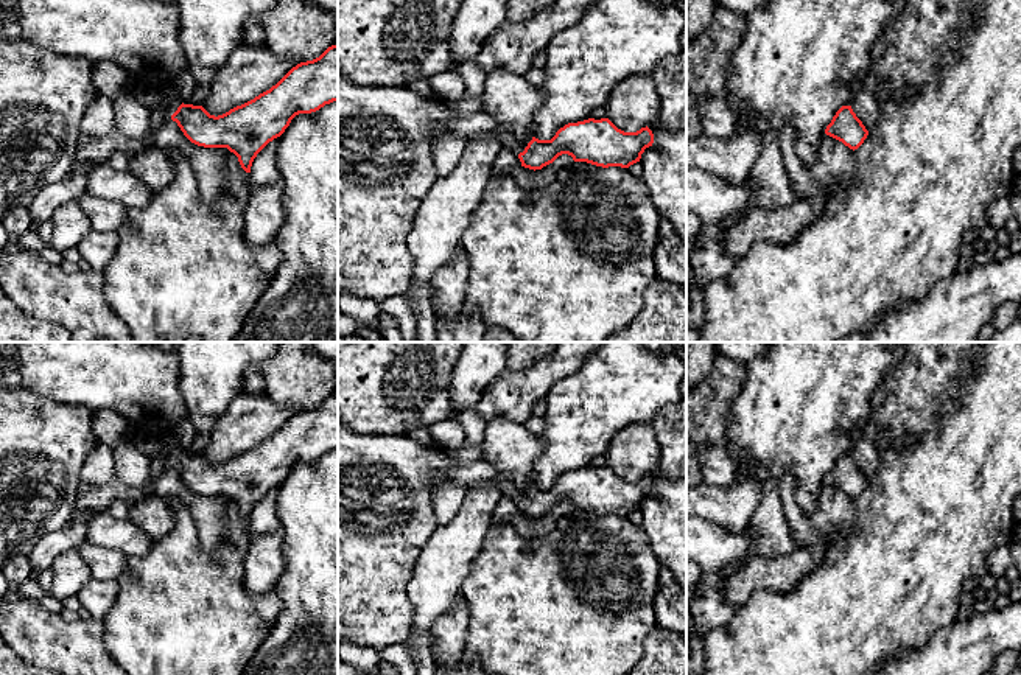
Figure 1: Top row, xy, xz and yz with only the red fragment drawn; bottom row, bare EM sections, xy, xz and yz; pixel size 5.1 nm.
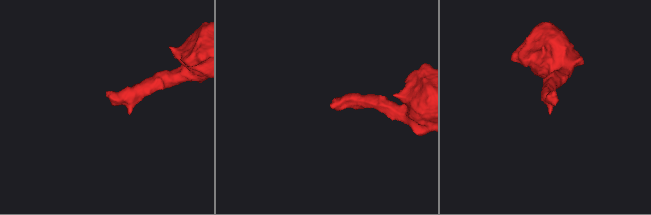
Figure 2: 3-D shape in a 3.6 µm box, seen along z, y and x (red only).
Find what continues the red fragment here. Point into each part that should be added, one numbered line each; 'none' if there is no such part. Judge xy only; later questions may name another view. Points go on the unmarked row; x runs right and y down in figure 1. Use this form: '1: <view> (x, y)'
1: xy (173, 451)

